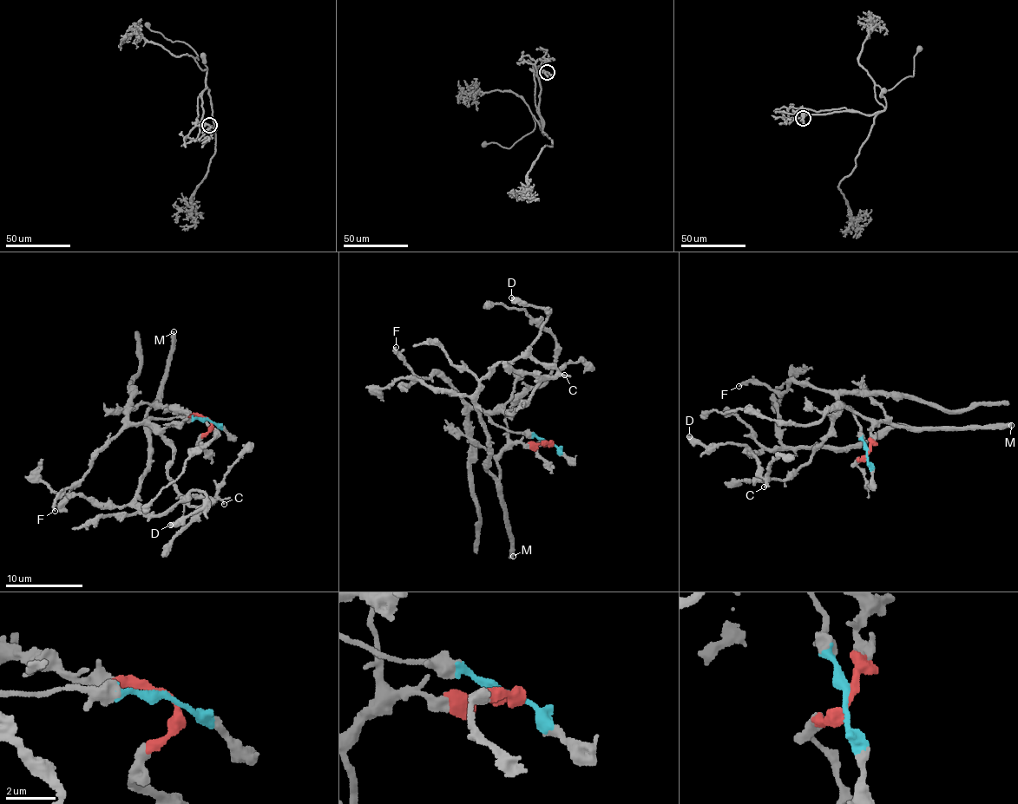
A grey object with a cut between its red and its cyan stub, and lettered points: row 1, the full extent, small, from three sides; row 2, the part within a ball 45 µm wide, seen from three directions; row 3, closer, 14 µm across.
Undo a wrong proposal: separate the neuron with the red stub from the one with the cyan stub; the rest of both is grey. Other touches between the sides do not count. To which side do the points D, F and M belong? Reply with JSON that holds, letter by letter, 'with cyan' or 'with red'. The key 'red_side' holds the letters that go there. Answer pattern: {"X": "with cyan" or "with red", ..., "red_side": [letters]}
{"D": "with red", "F": "with cyan", "M": "with red", "red_side": ["D", "M"]}

